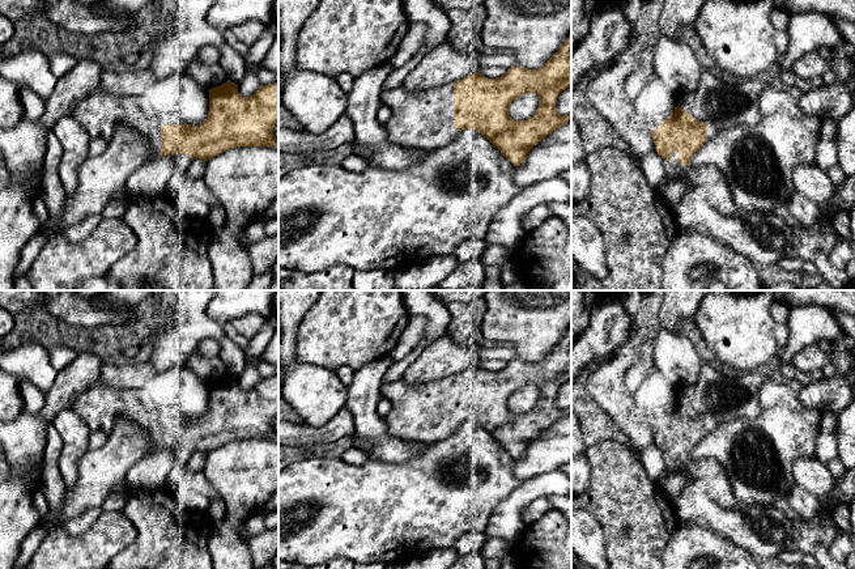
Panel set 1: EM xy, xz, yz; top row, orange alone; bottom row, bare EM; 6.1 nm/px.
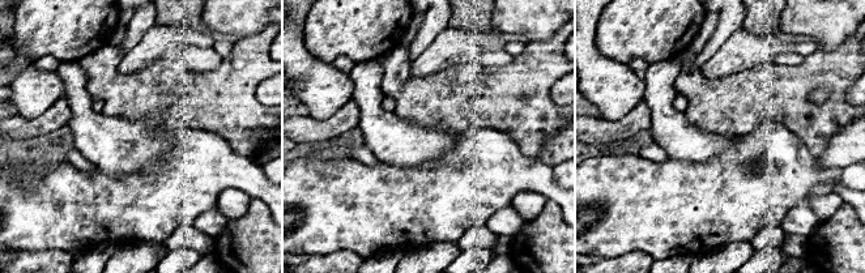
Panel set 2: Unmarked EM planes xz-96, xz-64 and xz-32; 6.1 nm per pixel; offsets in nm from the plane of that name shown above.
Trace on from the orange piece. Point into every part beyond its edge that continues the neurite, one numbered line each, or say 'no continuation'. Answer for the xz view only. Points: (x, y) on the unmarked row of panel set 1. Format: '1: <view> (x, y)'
1: xz (424, 412)

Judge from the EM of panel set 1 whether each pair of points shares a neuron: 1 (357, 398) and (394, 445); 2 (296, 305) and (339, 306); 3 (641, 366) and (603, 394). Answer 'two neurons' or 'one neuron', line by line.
1: one neuron
2: two neurons
3: two neurons

